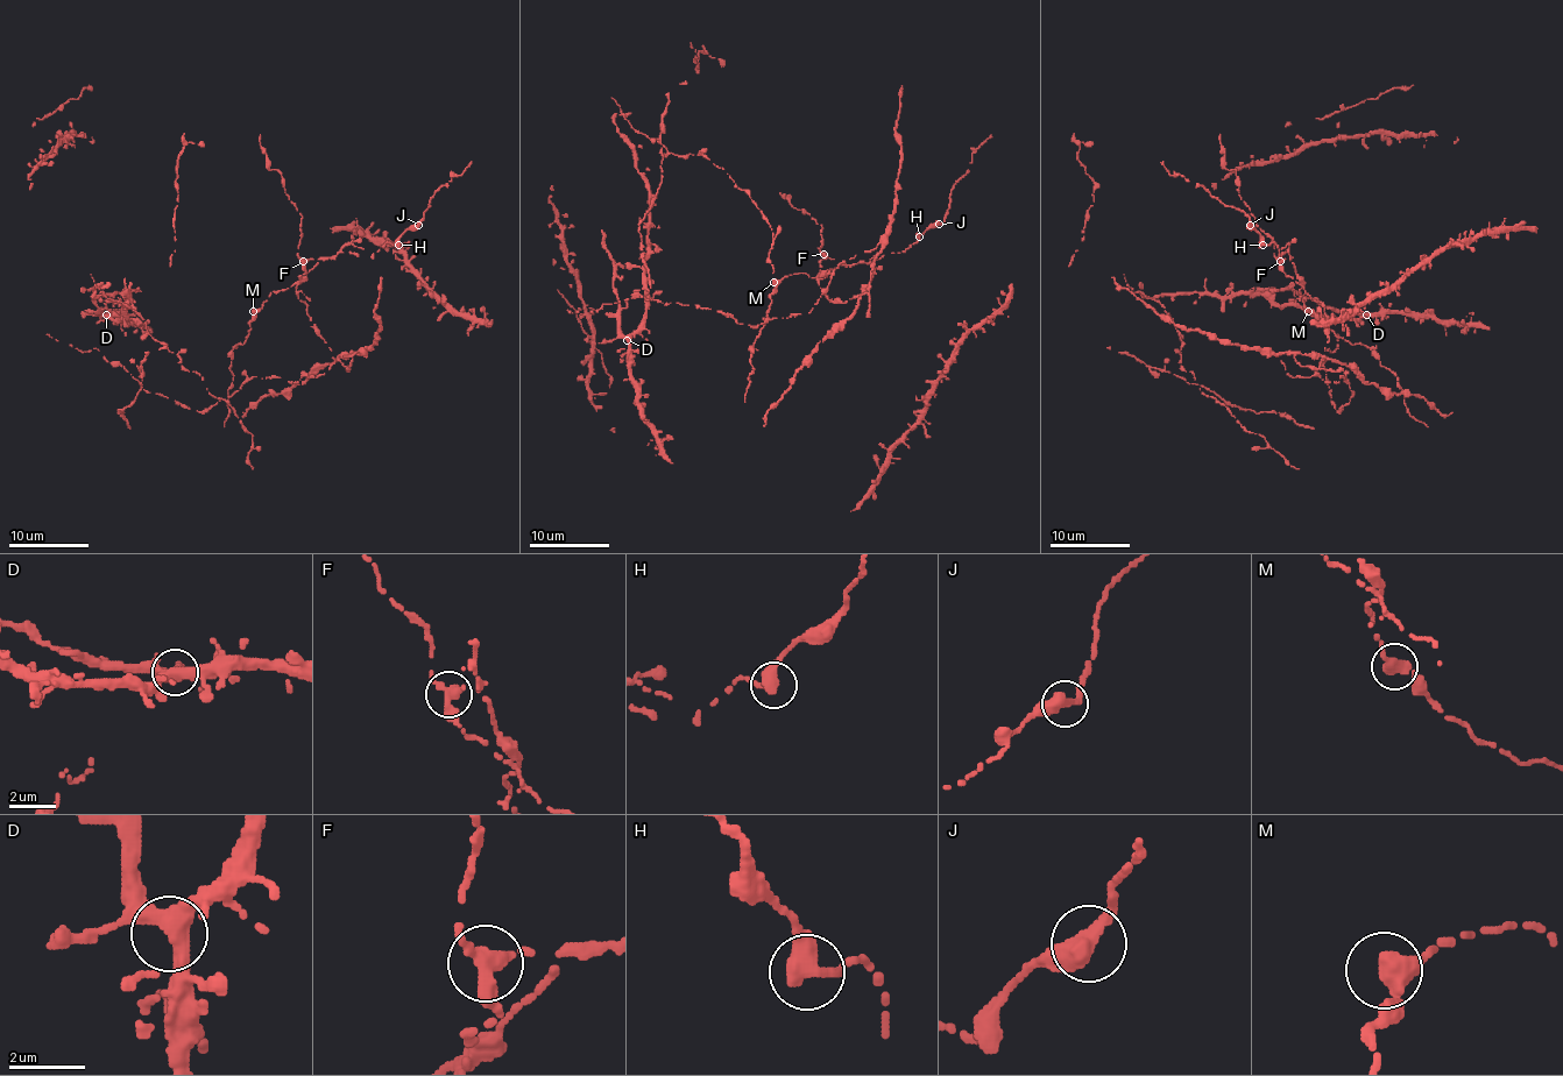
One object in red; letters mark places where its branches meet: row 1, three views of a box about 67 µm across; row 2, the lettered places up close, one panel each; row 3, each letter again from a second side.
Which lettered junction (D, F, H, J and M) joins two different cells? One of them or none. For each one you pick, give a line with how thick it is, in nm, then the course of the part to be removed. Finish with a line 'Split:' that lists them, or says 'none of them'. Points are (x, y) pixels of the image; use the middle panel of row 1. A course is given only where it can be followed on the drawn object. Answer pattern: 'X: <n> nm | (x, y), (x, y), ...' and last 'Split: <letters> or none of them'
F: 360 nm | (824, 254), (821, 290), (843, 302), (881, 246), (837, 266), (808, 312), (751, 326), (641, 296), (566, 310)
Split: F

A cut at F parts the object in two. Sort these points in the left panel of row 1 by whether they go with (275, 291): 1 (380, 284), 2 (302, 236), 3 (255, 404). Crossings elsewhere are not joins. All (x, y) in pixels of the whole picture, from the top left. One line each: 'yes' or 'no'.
1: no
2: no
3: no

